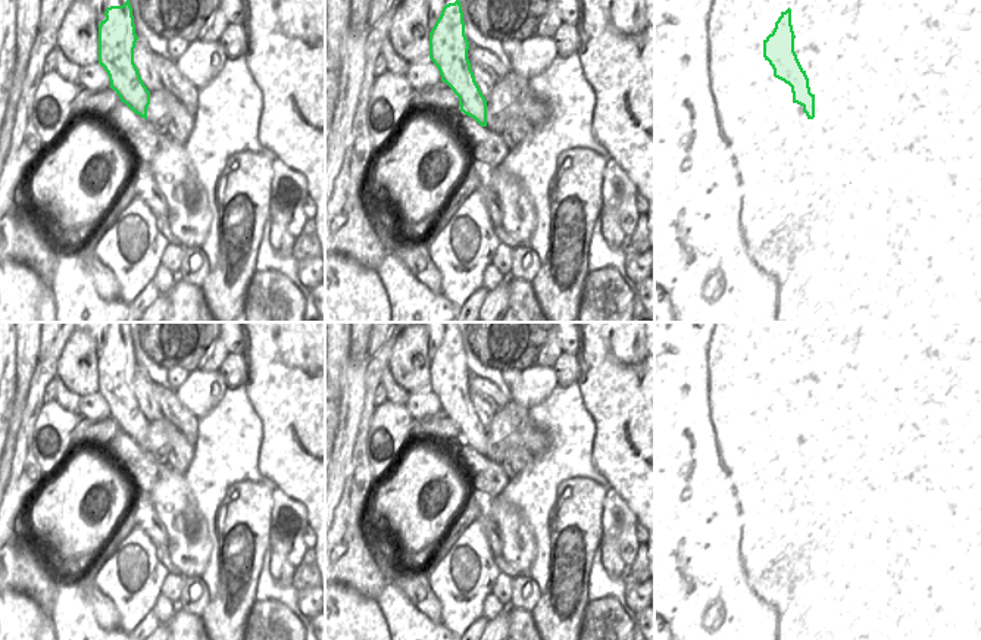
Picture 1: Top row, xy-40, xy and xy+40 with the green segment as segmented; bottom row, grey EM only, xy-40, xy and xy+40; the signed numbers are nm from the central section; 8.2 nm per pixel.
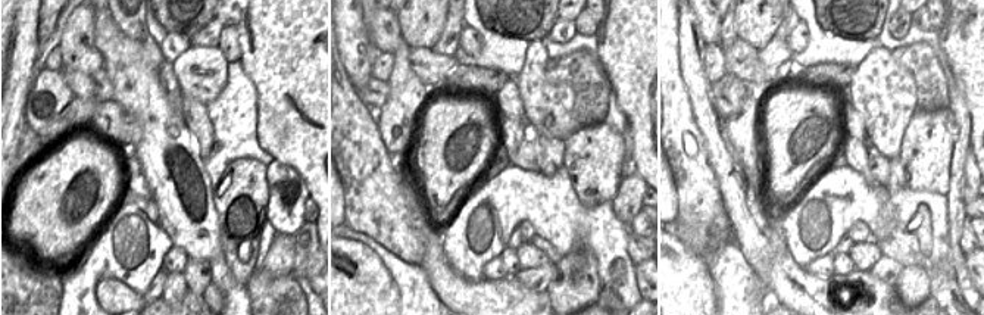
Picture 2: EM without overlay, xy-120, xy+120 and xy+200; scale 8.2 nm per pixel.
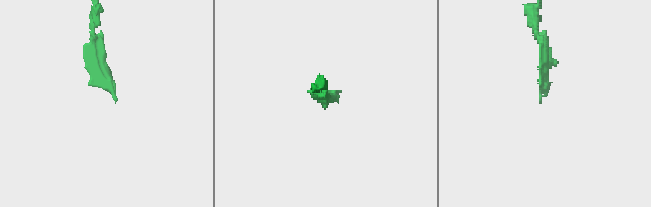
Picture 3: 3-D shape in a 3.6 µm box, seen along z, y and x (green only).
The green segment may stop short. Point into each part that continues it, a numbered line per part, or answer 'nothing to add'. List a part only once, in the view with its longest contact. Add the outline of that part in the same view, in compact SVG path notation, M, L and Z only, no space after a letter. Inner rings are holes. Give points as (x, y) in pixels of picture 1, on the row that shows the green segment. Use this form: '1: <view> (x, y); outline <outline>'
1: xy+40 (821, 122); outline M815 100L815 118L809 119L809 127L813 127L818 132L830 135L832 132L832 122L827 116L827 110Z

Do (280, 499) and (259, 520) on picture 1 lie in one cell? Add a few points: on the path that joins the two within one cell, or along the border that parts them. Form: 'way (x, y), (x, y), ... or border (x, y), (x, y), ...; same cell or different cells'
border (274, 490), (268, 540); different cells

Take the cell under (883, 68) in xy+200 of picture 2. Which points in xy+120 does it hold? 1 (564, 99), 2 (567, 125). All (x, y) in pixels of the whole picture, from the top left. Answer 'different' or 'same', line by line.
1: same
2: different

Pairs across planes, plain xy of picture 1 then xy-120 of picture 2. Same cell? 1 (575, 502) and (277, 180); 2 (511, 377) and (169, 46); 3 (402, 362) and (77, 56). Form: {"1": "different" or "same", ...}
{"1": "different", "2": "same", "3": "same"}

